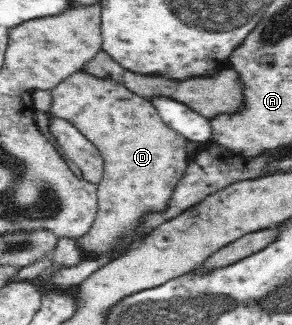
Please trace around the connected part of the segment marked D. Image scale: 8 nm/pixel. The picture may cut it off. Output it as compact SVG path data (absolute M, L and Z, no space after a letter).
M80 71L48 92L52 96L48 114L72 122L99 149L103 159L103 176L100 183L97 183L98 213L90 231L77 240L77 248L87 257L102 257L102 253L125 245L126 250L120 250L117 255L122 257L128 249L142 241L142 236L138 236L142 215L168 209L168 201L189 162L185 150L187 139L164 123L150 100L128 91L118 82L96 78Z

